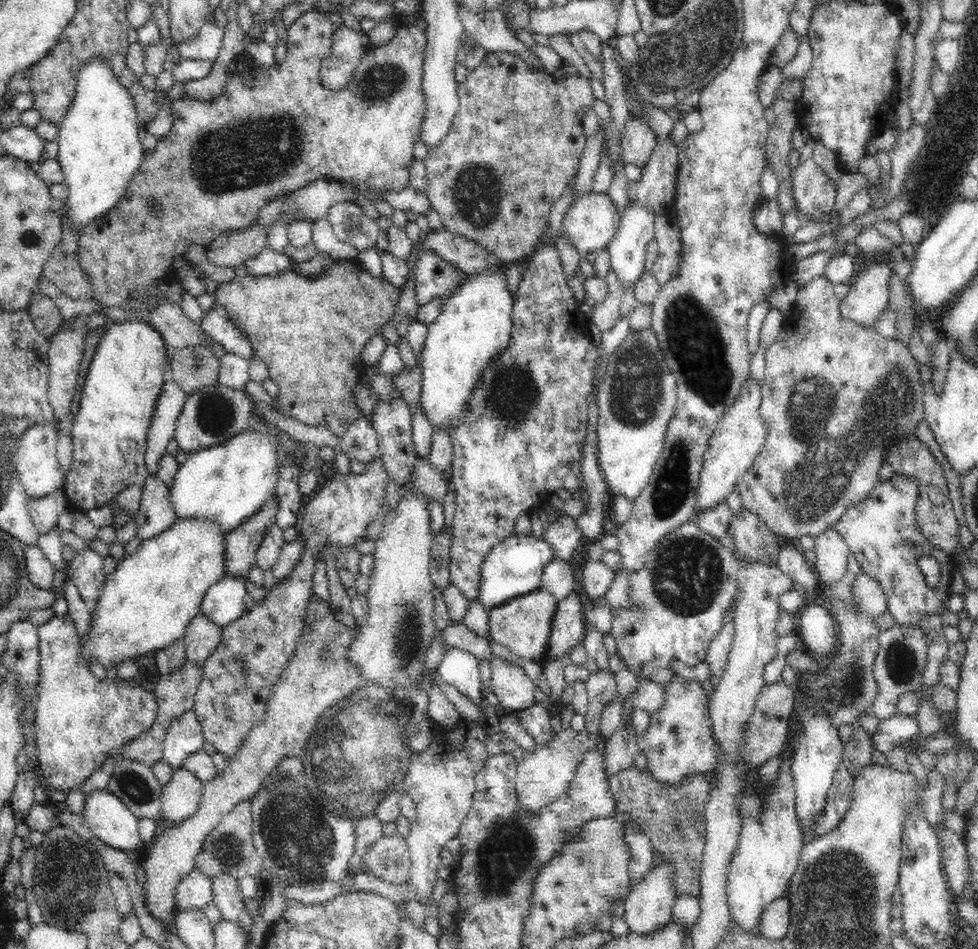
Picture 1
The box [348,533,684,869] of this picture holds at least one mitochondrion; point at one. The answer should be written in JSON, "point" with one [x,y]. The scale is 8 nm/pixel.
{"point":[408,635]}

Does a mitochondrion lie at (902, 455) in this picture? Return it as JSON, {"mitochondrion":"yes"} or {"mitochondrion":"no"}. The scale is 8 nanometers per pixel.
{"mitochondrion":"yes"}

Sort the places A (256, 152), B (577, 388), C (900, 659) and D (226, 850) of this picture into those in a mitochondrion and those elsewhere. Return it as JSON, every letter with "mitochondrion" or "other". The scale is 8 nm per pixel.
{"A":"mitochondrion","B":"other","C":"mitochondrion","D":"mitochondrion"}

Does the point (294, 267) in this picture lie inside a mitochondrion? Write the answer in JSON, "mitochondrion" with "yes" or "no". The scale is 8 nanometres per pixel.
{"mitochondrion":"no"}

